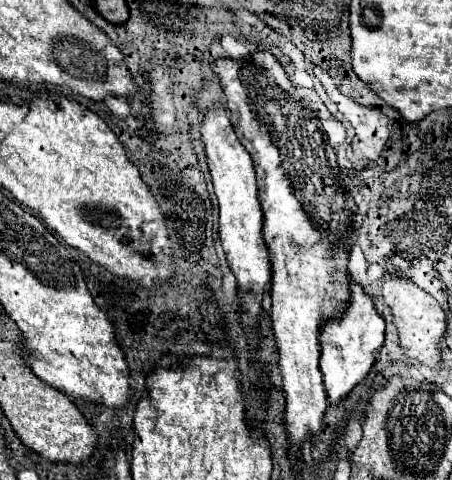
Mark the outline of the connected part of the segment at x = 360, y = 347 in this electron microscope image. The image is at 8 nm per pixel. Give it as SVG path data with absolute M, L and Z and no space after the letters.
M351 278L351 298L347 310L341 314L341 318L325 320L319 330L321 372L331 404L341 402L355 388L355 384L359 384L369 374L375 362L373 354L383 346L383 340L385 340L385 322L379 316L373 298Z

